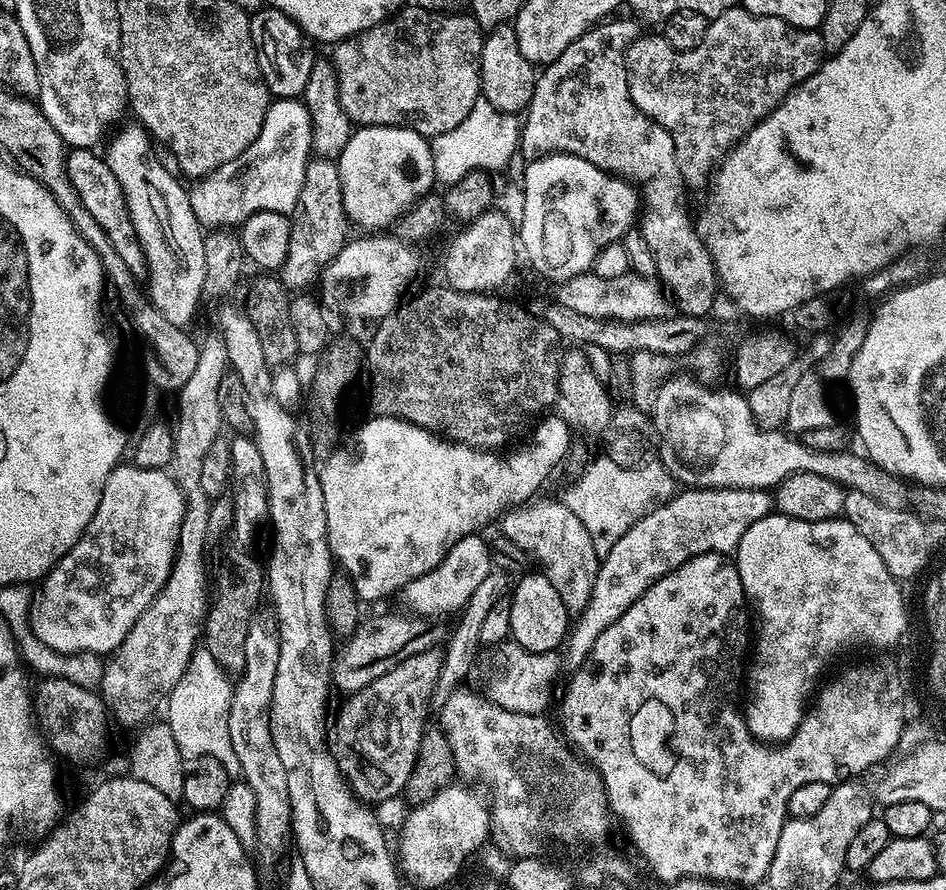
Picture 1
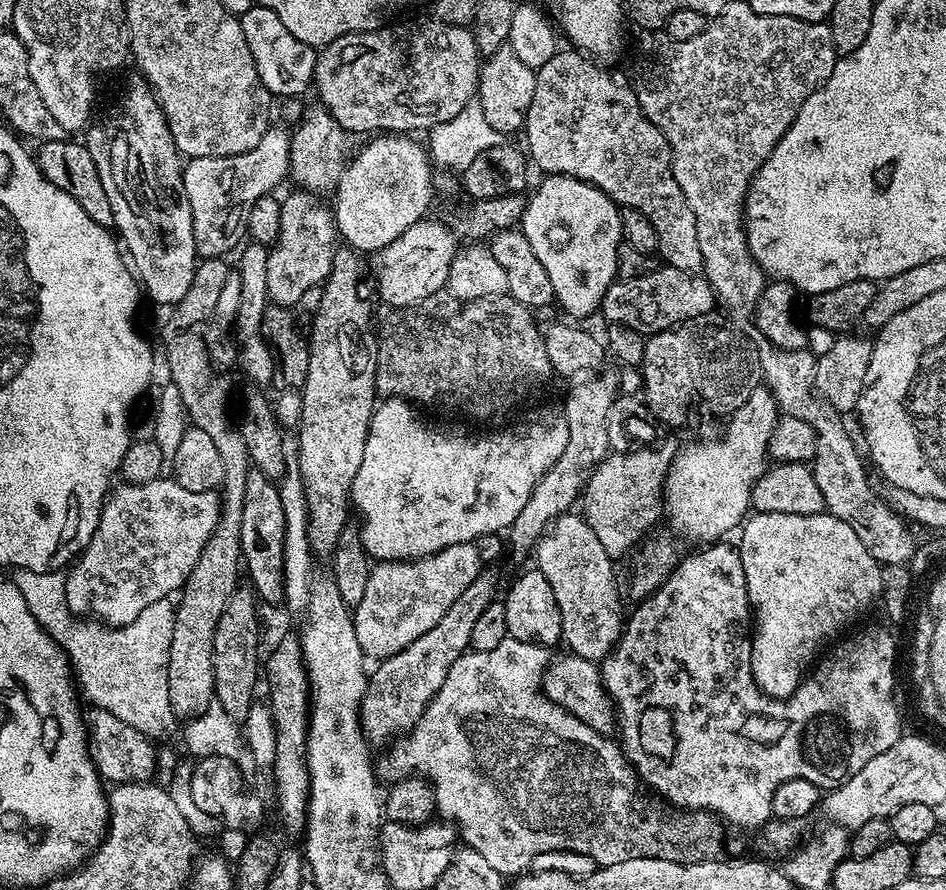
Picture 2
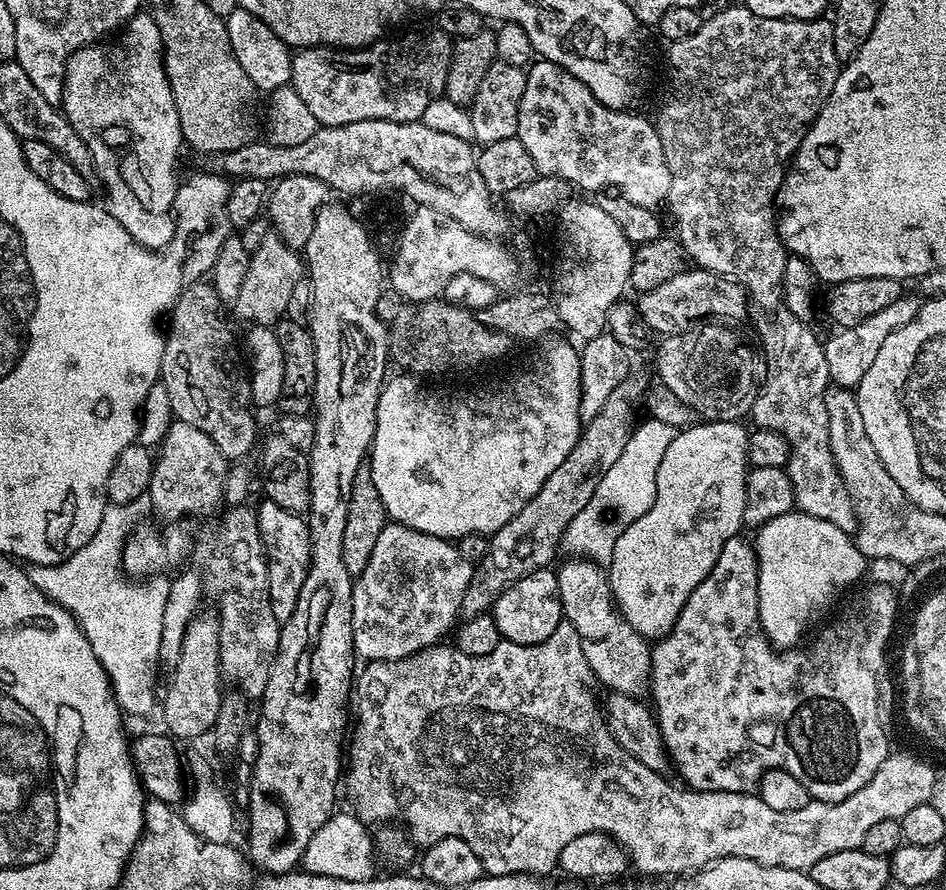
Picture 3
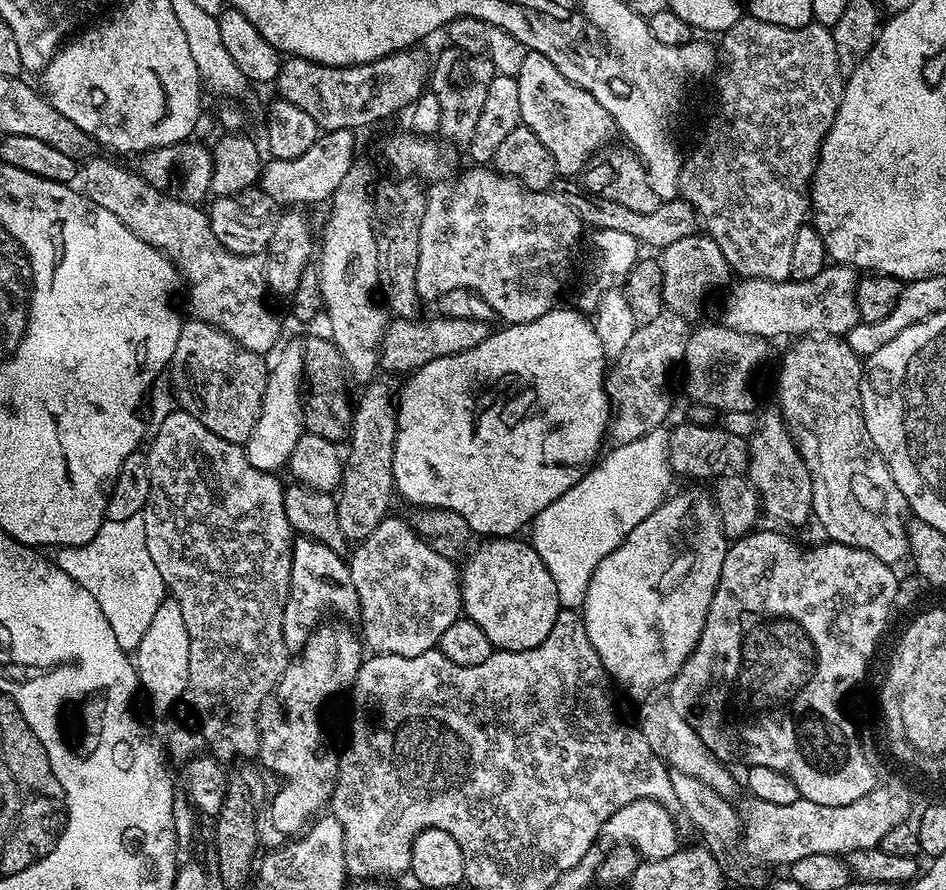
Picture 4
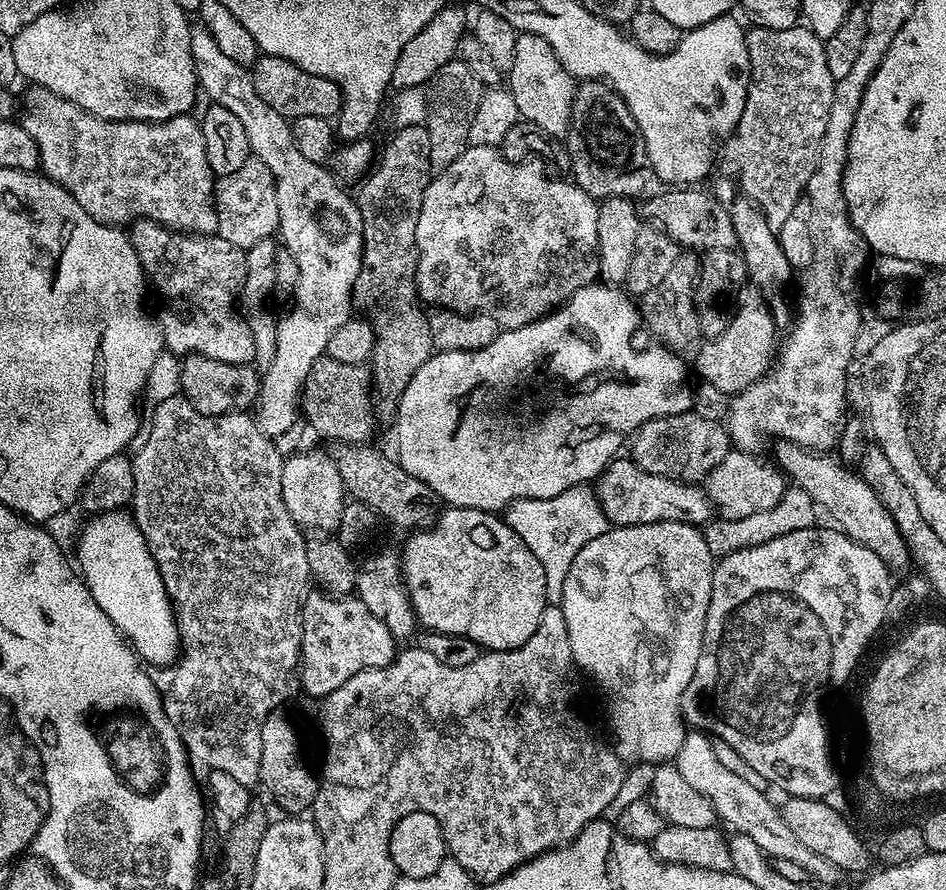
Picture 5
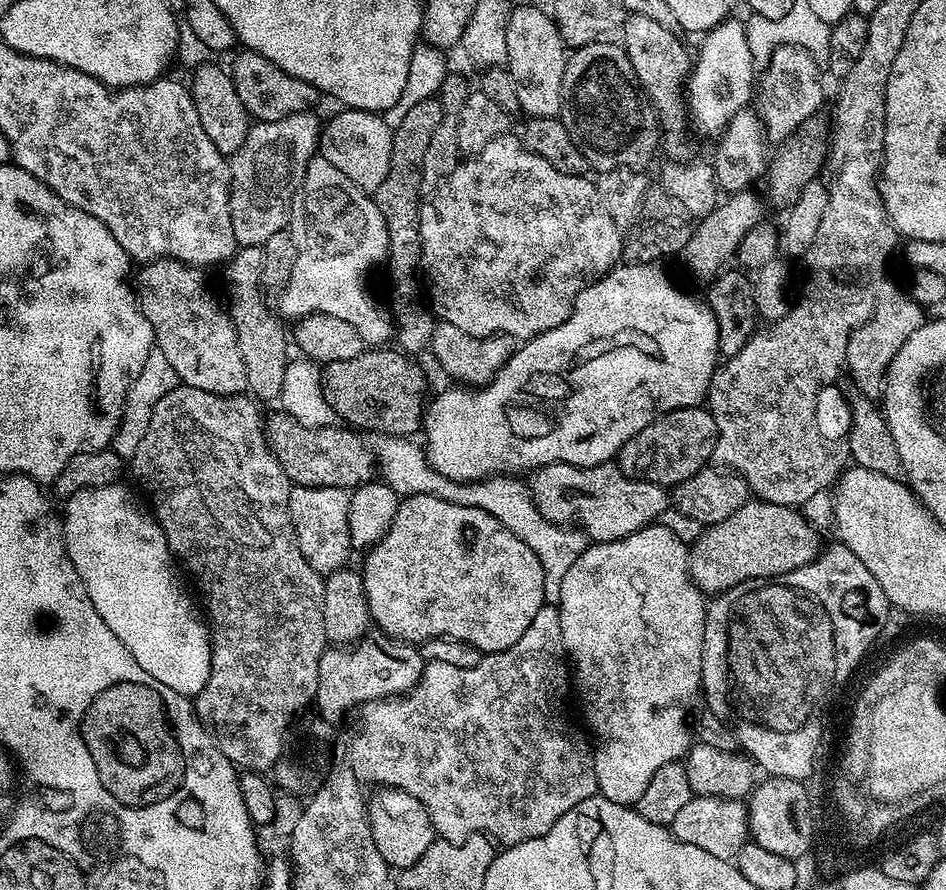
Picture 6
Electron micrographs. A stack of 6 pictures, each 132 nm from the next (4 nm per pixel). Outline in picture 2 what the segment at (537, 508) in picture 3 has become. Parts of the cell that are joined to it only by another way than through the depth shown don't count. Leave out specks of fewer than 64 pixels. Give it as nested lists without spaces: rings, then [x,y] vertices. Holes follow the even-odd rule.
[[[492,570],[480,571],[478,578],[474,578],[474,582],[470,582],[470,586],[466,586],[466,590],[462,590],[458,602],[454,602],[454,606],[450,606],[450,610],[446,610],[446,614],[442,614],[441,620],[433,628],[426,630],[426,634],[422,634],[422,638],[410,642],[410,646],[406,646],[401,652],[389,656],[386,660],[379,661],[375,665],[376,669],[371,669],[368,677],[368,689],[360,703],[360,729],[364,732],[364,739],[368,741],[369,745],[384,744],[383,746],[388,746],[397,738],[412,731],[412,727],[418,722],[418,718],[422,718],[422,714],[428,703],[434,698],[434,694],[438,694],[442,682],[446,682],[446,674],[450,670],[450,666],[454,666],[454,662],[458,662],[462,653],[469,651],[470,633],[474,631],[474,621],[478,619],[478,614],[482,614],[482,610],[486,610],[488,604],[493,603],[495,596],[492,595],[495,592],[495,574],[492,573]]]

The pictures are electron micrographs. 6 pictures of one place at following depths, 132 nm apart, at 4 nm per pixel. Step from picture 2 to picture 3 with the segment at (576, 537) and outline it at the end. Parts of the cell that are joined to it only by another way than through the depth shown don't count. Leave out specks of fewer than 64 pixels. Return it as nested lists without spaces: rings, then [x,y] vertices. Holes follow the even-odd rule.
[[[568,558],[558,568],[556,581],[563,619],[572,624],[574,630],[578,630],[582,654],[586,654],[586,662],[593,677],[609,684],[607,687],[611,691],[643,697],[652,674],[652,650],[649,641],[624,621],[624,615],[616,607],[607,571],[594,560]]]

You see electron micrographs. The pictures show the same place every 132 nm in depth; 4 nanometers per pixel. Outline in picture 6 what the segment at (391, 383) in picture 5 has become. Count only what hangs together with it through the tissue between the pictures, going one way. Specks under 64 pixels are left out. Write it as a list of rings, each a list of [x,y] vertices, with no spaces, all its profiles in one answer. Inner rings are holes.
[[[436,98],[418,102],[418,106],[410,106],[410,110],[406,110],[406,118],[402,118],[400,125],[392,129],[393,154],[390,158],[390,172],[374,193],[378,210],[386,222],[388,235],[386,269],[388,268],[388,284],[392,287],[390,311],[394,325],[394,340],[399,351],[405,354],[416,354],[412,352],[420,352],[423,348],[425,351],[432,343],[432,331],[437,326],[433,313],[429,311],[422,299],[421,285],[420,288],[416,285],[412,275],[415,272],[417,275],[422,264],[420,258],[422,254],[422,234],[420,233],[422,158],[426,158],[430,138],[434,138],[434,130],[438,130],[443,117],[444,109],[440,107],[440,101]]]

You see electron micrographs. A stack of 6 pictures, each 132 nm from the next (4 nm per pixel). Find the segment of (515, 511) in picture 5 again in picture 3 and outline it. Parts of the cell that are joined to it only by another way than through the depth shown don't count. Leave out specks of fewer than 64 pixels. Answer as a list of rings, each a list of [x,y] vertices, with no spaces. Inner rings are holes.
[[[651,418],[645,421],[645,424],[637,423],[633,427],[632,436],[626,442],[626,450],[622,450],[618,462],[614,462],[614,466],[602,474],[594,498],[590,498],[590,502],[564,531],[563,547],[568,547],[573,557],[594,560],[601,566],[607,565],[614,554],[614,542],[618,542],[622,530],[626,530],[626,526],[642,518],[642,514],[654,506],[658,462],[662,462],[662,454],[666,454],[666,446],[674,442],[678,429]]]

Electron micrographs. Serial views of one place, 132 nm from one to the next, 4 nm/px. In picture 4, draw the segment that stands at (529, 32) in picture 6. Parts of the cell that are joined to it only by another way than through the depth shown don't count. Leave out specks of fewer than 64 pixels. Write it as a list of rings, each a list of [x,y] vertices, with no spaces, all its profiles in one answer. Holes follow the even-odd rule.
[[[528,51],[522,62],[522,70],[518,70],[515,78],[518,82],[521,125],[534,130],[534,134],[538,134],[538,142],[542,142],[542,146],[546,146],[546,150],[550,150],[550,154],[554,158],[557,173],[564,174],[564,172],[576,171],[579,173],[589,163],[593,153],[609,143],[610,121],[608,113],[602,110],[602,106],[589,92],[582,90],[582,86],[570,82],[570,78],[566,78],[566,74],[562,74],[562,70],[558,70],[558,66],[554,66],[554,62],[550,62],[550,58],[537,52]]]

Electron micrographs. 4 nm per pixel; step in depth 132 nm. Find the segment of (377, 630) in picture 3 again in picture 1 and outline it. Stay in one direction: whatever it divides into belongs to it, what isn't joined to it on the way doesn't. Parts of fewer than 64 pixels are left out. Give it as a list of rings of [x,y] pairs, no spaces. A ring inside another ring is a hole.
[[[473,534],[462,538],[449,550],[446,558],[438,562],[434,570],[407,584],[402,590],[402,596],[408,599],[407,607],[421,616],[433,618],[443,617],[442,614],[446,612],[459,613],[482,580],[494,572],[489,541],[484,541],[482,537],[483,535]]]

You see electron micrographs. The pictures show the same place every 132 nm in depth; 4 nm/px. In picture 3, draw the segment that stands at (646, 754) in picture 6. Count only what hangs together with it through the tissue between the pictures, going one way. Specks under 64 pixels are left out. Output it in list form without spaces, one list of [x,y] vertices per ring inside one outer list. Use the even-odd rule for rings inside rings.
[[[710,420],[696,422],[683,430],[677,431],[674,442],[670,442],[670,446],[666,446],[666,454],[662,454],[662,462],[658,462],[654,506],[650,506],[650,510],[646,510],[646,514],[642,514],[642,518],[638,518],[630,526],[626,526],[626,530],[622,530],[618,542],[614,542],[614,554],[606,565],[608,584],[612,587],[612,599],[615,600],[620,613],[624,615],[624,621],[638,635],[645,638],[667,636],[669,630],[674,626],[678,614],[682,614],[682,606],[686,606],[690,594],[694,594],[694,590],[698,590],[698,586],[708,577],[710,570],[714,570],[714,562],[718,562],[718,554],[722,554],[722,546],[726,546],[726,542],[730,538],[741,535],[742,529],[745,527],[744,507],[748,504],[748,473],[750,471],[748,462],[748,437],[750,432],[749,429],[744,429],[744,426],[738,420]]]

